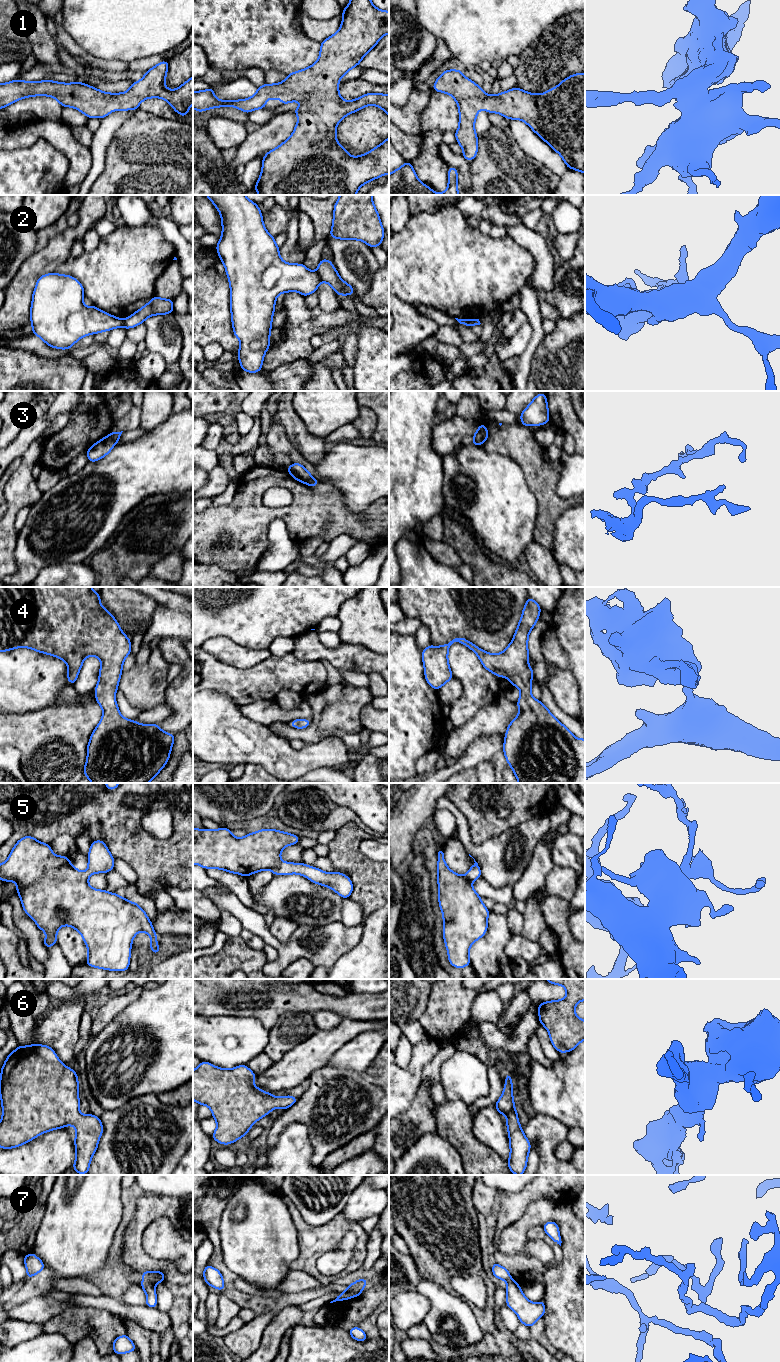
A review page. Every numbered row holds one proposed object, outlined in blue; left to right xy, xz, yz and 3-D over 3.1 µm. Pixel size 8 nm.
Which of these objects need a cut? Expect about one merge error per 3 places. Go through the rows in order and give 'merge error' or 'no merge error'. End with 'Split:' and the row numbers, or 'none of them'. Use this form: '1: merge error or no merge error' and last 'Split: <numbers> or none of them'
1: no merge error
2: merge error
3: merge error
4: no merge error
5: no merge error
6: no merge error
7: no merge error
Split: 2, 3

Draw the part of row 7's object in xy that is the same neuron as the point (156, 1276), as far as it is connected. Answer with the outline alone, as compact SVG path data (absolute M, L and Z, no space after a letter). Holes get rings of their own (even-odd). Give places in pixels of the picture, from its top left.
M145 1271L141 1273L144 1280L139 1284L146 1293L147 1300L145 1306L157 1307L157 1297L155 1286L159 1282L165 1281L165 1274L162 1271Z

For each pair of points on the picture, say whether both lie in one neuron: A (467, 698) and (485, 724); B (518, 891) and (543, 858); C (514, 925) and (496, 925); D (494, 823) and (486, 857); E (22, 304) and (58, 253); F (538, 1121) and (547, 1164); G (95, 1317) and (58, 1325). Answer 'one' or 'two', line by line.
A: two
B: one
C: two
D: two
E: one
F: one
G: one

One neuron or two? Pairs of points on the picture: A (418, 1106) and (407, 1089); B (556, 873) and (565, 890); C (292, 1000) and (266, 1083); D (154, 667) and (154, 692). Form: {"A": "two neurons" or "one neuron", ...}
{"A": "two neurons", "B": "one neuron", "C": "two neurons", "D": "one neuron"}

